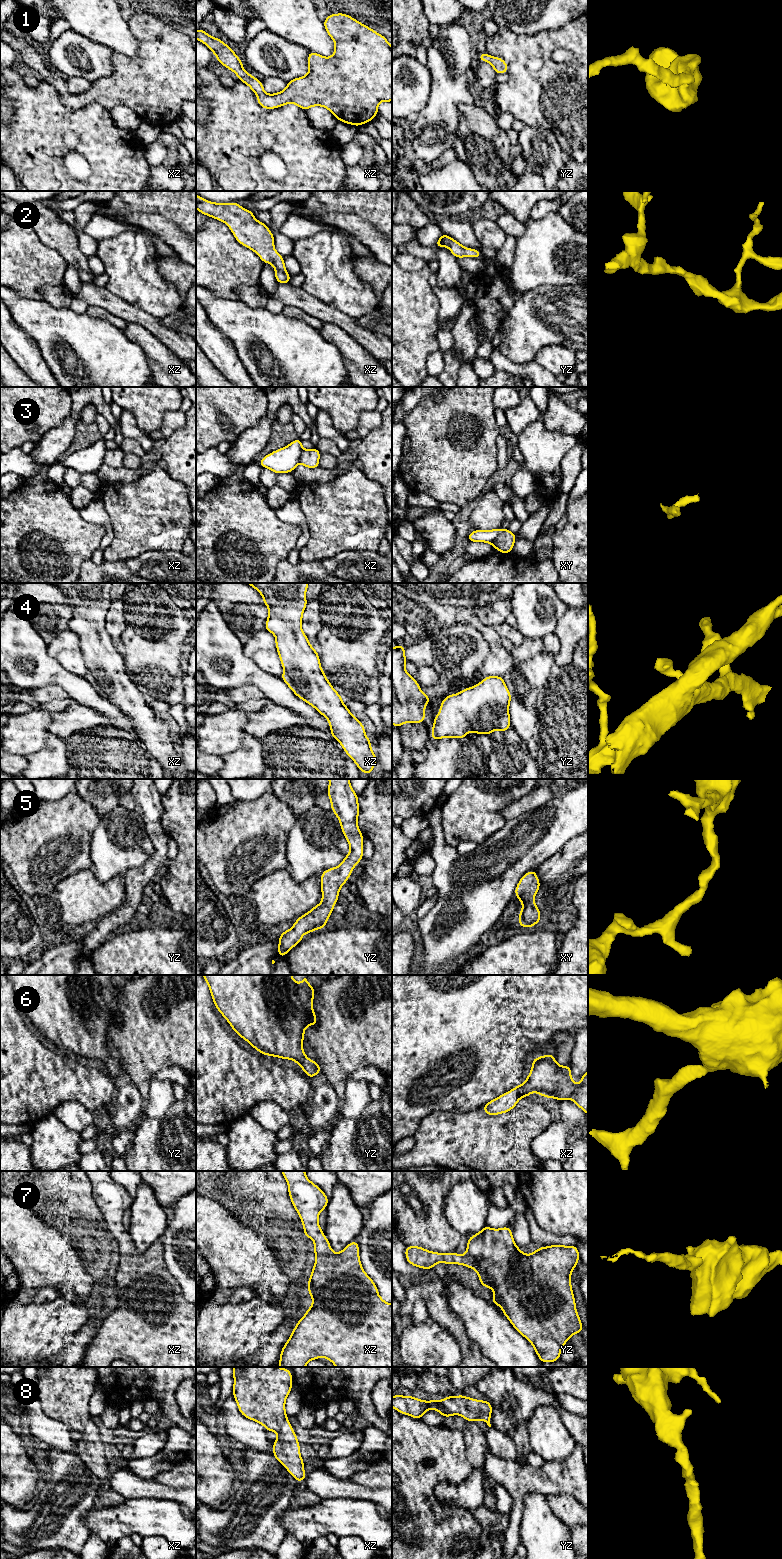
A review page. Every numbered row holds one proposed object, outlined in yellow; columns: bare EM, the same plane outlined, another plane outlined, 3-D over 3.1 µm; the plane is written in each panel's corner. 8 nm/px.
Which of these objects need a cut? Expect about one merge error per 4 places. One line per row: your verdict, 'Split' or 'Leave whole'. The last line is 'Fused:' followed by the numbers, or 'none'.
1: Leave whole
2: Leave whole
3: Split
4: Leave whole
5: Leave whole
6: Leave whole
7: Leave whole
8: Leave whole
Fused: 3

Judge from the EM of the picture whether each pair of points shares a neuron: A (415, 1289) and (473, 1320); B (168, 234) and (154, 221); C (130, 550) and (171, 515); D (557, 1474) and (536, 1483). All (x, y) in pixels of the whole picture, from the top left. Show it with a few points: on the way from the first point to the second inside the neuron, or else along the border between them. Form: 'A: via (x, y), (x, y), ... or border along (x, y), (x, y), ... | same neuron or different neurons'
A: border along (445, 1285), (448, 1305), (462, 1321), (464, 1328) | different neurons
B: via (165, 231), (157, 224) | same neuron
C: via (140, 540), (161, 519) | same neuron
D: via (552, 1479), (550, 1481), (541, 1481) | same neuron

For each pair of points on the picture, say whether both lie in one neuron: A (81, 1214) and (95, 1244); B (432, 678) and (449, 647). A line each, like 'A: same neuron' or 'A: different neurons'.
A: different neurons
B: different neurons

